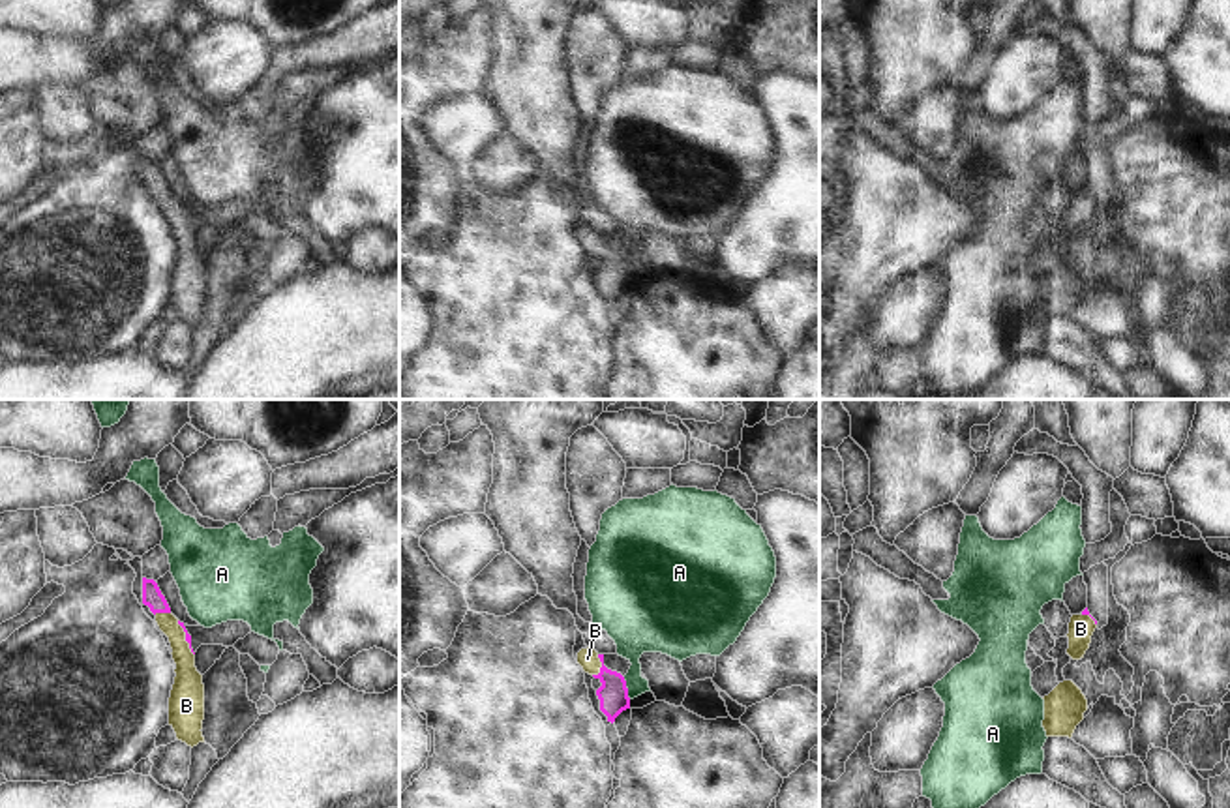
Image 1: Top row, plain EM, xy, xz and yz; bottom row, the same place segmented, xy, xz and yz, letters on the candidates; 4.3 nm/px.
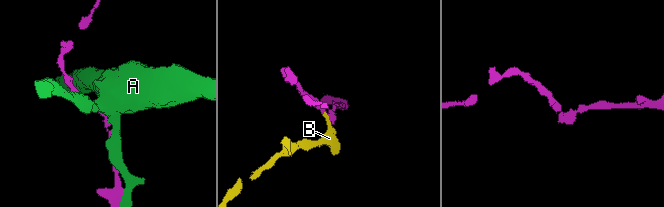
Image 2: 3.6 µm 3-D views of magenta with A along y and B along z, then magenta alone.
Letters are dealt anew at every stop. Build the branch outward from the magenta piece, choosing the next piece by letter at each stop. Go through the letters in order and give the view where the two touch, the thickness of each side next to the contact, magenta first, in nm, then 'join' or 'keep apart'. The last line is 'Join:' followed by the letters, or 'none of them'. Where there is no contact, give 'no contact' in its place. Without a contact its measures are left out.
A: xz | 130/190 nm | keep apart
B: xz | 130/90 nm | join
Join: B

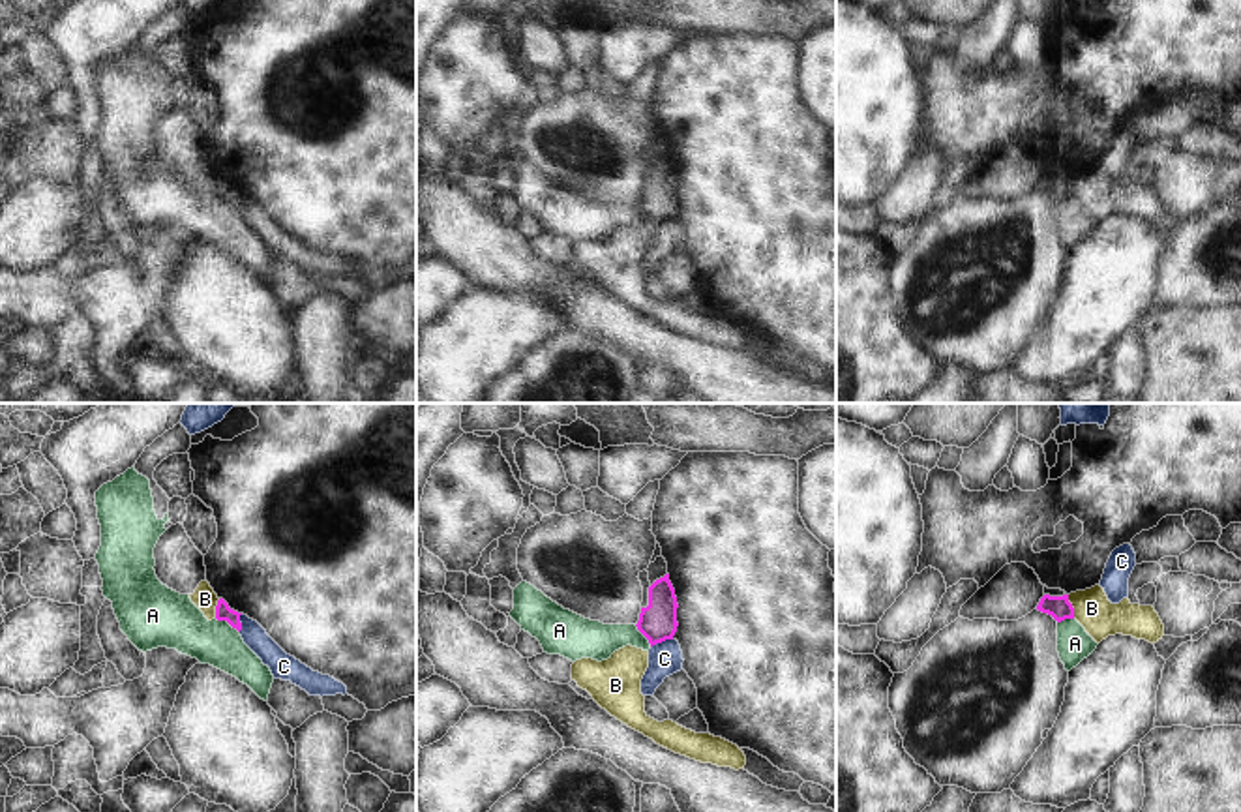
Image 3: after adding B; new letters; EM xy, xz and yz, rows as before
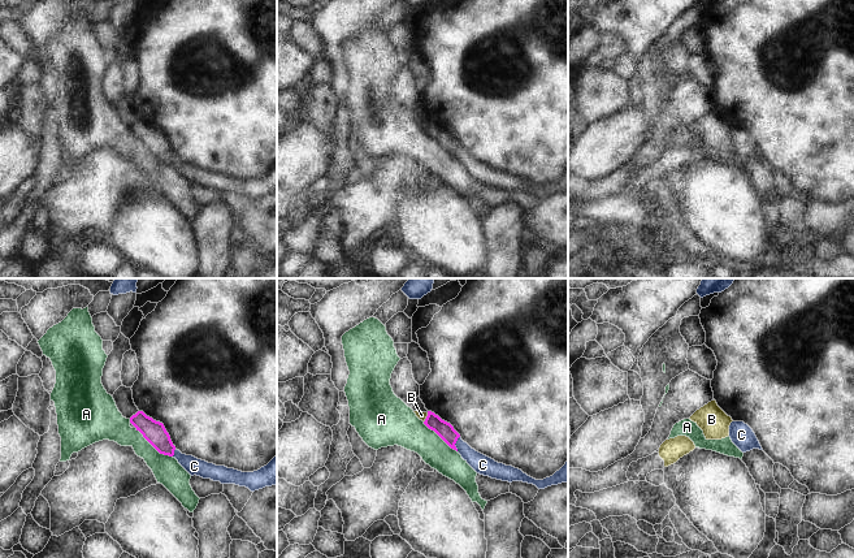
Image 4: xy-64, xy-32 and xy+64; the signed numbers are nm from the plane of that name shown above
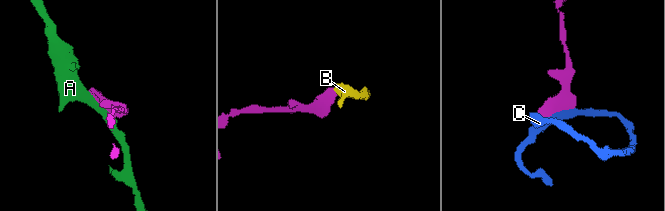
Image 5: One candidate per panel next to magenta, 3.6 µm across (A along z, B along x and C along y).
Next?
A: xy | 70/240 nm | keep apart
B: yz | 100/160 nm | keep apart
C: xz | 160/140 nm | keep apart
Join: none of them

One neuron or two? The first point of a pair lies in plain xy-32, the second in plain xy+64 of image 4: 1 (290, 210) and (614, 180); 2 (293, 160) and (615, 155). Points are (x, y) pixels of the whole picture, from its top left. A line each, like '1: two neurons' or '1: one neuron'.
1: two neurons
2: one neuron

